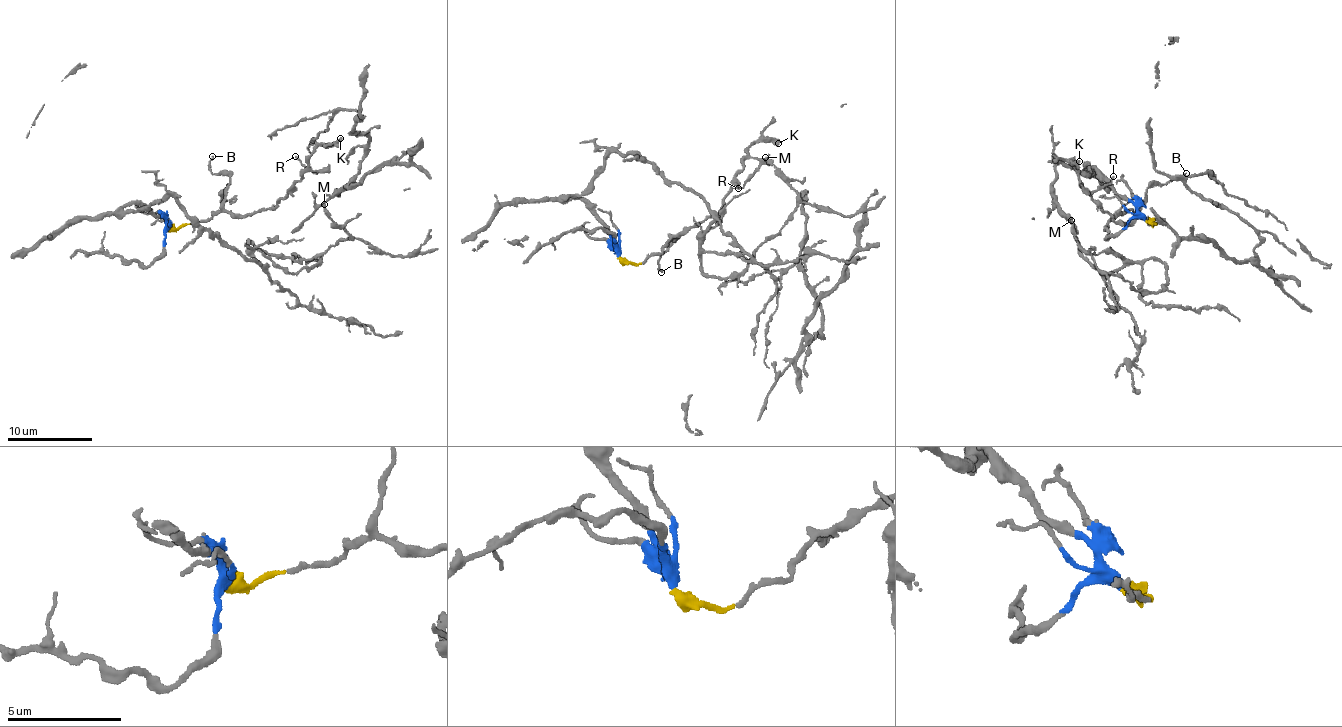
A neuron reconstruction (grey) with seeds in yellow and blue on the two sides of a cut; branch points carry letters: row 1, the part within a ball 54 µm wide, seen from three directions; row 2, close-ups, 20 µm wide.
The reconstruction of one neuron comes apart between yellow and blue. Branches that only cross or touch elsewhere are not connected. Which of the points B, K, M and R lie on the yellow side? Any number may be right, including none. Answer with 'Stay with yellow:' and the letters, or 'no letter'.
Stay with yellow: B, K, R

